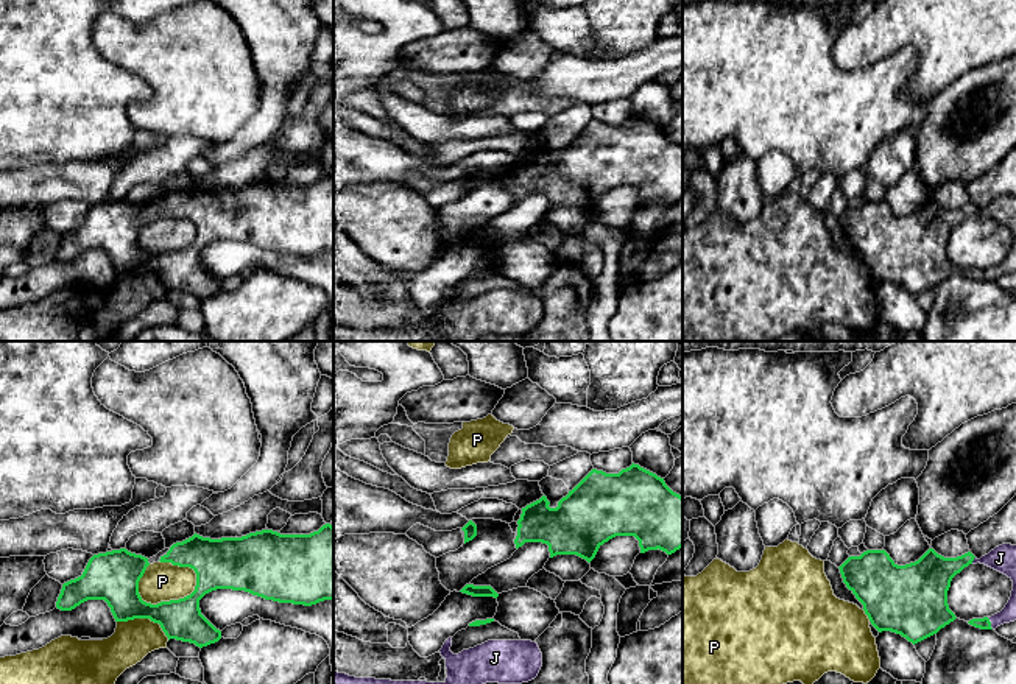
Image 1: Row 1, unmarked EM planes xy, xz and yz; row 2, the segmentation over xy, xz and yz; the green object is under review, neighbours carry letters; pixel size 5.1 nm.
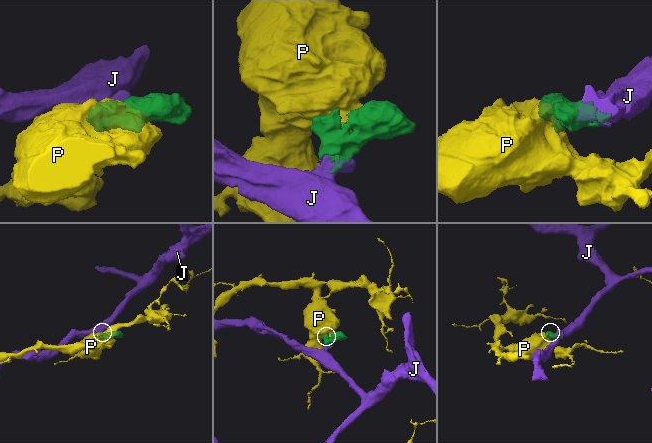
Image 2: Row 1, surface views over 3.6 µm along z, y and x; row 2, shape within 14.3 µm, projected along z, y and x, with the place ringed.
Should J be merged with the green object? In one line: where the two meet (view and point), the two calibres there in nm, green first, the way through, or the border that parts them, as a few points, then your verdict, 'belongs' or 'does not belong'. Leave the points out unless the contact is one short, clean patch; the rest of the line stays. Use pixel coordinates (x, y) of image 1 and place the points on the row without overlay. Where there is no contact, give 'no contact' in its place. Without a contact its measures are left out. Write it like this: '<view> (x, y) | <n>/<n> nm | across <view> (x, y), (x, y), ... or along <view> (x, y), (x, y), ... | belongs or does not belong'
yz (990, 275) | 60/80 nm | belongs

